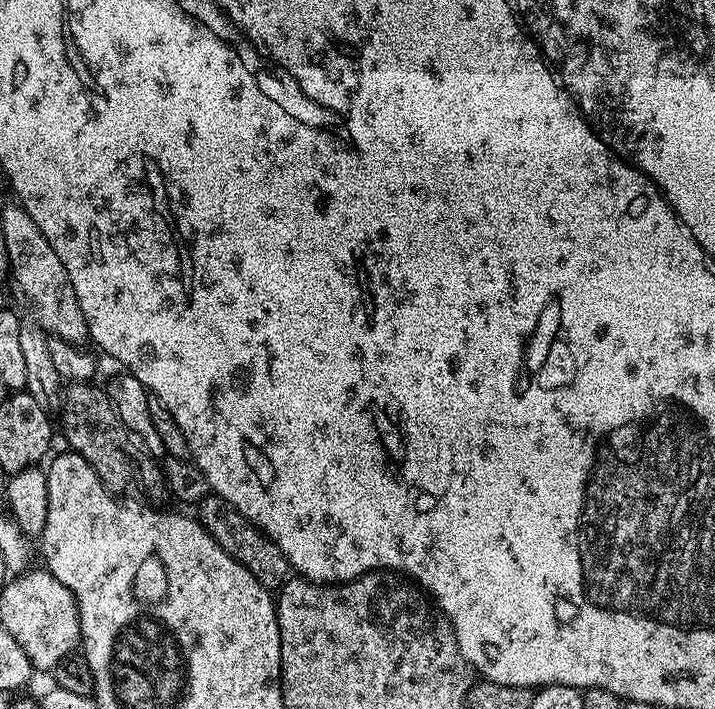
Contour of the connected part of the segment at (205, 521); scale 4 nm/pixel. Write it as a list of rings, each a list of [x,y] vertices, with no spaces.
[[[215,494],[205,496],[198,505],[198,511],[200,511],[198,513],[200,525],[208,531],[210,538],[214,538],[214,542],[218,542],[218,546],[222,546],[222,550],[226,550],[230,558],[246,566],[246,570],[250,570],[250,574],[258,578],[262,587],[269,590],[279,590],[284,587],[285,580],[290,576],[289,562],[282,554],[282,550],[278,550],[276,543],[262,529],[254,526],[242,514],[238,514],[238,510],[234,510],[234,506],[226,502],[226,498]]]

